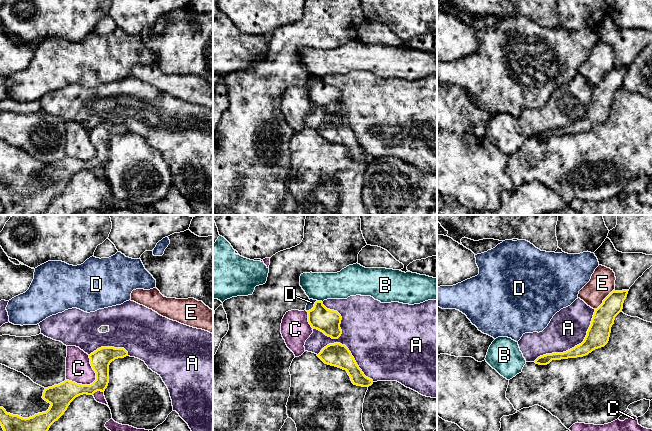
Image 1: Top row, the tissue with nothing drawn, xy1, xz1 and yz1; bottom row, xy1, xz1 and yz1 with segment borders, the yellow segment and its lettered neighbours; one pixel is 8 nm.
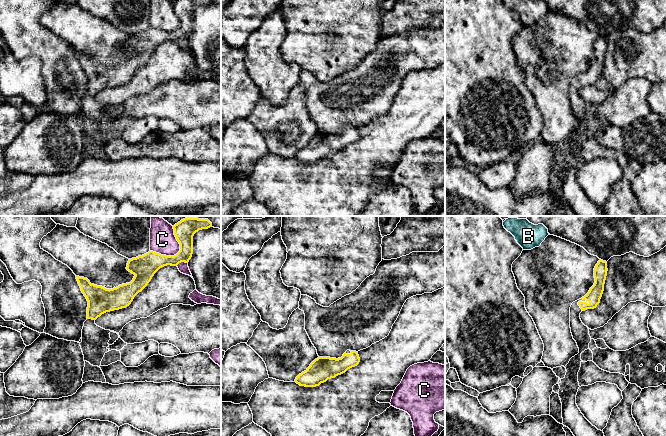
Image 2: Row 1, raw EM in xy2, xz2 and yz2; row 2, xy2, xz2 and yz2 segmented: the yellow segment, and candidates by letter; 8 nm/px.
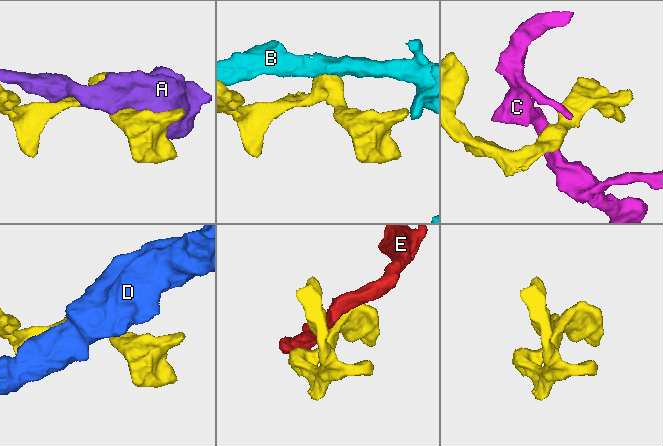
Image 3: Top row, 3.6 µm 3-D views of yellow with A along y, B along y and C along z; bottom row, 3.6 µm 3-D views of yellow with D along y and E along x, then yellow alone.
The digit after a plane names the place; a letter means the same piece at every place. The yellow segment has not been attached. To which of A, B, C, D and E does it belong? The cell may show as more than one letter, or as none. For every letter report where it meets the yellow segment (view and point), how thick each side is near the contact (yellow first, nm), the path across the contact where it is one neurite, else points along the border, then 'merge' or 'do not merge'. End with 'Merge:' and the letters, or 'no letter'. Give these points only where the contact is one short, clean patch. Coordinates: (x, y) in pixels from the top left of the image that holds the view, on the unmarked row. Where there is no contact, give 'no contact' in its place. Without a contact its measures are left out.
A: contact yz1 (574, 123); calibres 180 and 300 nm; do not merge
B: contact xz1 (320, 77); calibres 190 and 220 nm; border xz1 (317, 76), (322, 78); do not merge
C: contact xy1 (93, 158); calibres 180 and 200 nm; do not merge
D: contact xz1 (314, 82); calibres 190 and 60 nm; border xz1 (316, 76), (314, 81), (307, 87); do not merge
E: contact yz1 (604, 75); calibres 170 and 200 nm; do not merge
Merge: no letter

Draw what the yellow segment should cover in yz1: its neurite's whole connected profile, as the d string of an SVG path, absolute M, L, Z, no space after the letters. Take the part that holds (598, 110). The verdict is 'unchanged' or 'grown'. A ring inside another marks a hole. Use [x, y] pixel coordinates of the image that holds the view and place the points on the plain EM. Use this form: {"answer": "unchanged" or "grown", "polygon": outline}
{"answer": "unchanged", "polygon": "M613 66L603 79L595 85L591 101L584 117L574 124L563 129L552 129L538 133L534 138L539 141L547 141L552 136L583 133L593 126L604 123L610 113L611 103L615 93L622 87L624 76L629 66Z"}

